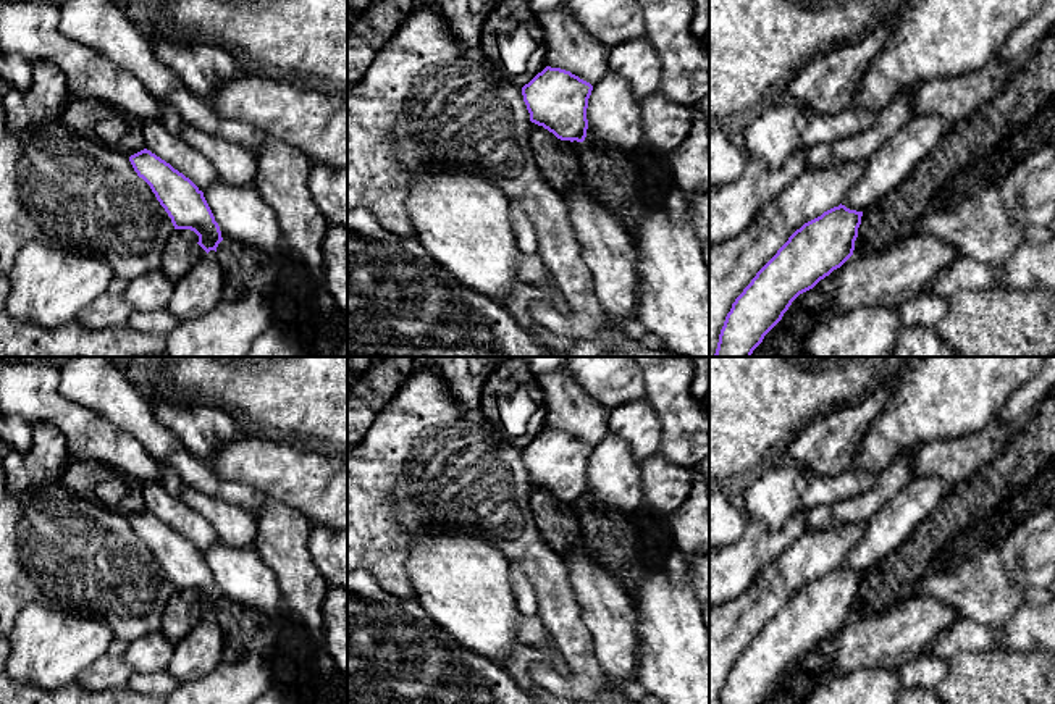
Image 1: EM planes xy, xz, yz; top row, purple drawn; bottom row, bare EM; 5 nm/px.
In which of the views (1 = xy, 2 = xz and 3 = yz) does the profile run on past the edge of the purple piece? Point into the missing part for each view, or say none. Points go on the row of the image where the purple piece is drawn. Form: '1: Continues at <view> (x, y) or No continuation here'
1: No continuation here
2: No continuation here
3: No continuation here

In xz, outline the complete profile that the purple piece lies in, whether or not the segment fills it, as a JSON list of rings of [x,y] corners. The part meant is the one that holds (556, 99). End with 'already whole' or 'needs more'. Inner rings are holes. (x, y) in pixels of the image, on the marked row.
[[[546,66],[522,87],[530,121],[561,140],[583,142],[586,108],[593,86],[570,71]]] | already whole

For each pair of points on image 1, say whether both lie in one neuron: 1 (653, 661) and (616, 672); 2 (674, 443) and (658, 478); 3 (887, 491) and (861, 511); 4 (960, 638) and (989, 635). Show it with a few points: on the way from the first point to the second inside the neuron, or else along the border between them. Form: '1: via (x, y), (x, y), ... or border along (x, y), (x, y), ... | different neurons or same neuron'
1: border along (637, 627), (638, 669), (635, 678) | different neurons
2: border along (658, 452), (690, 470) | different neurons
3: via (881, 493), (868, 504) | same neuron
4: via (966, 636), (983, 636) | same neuron

